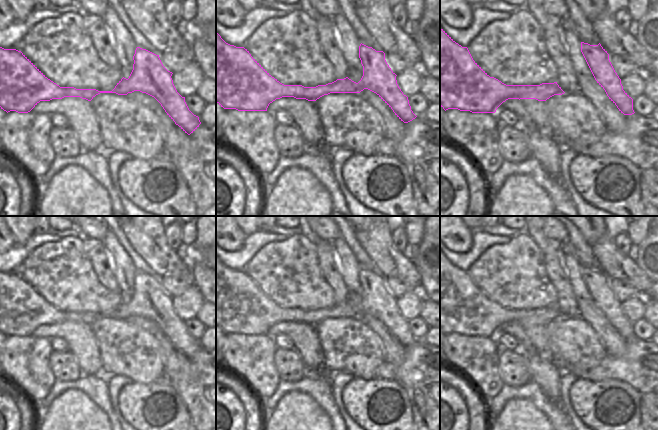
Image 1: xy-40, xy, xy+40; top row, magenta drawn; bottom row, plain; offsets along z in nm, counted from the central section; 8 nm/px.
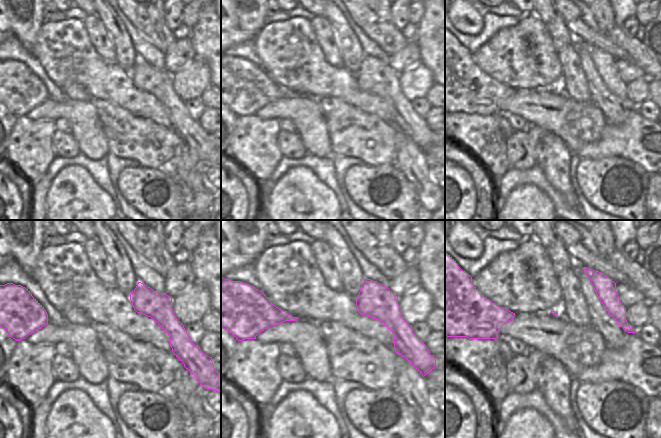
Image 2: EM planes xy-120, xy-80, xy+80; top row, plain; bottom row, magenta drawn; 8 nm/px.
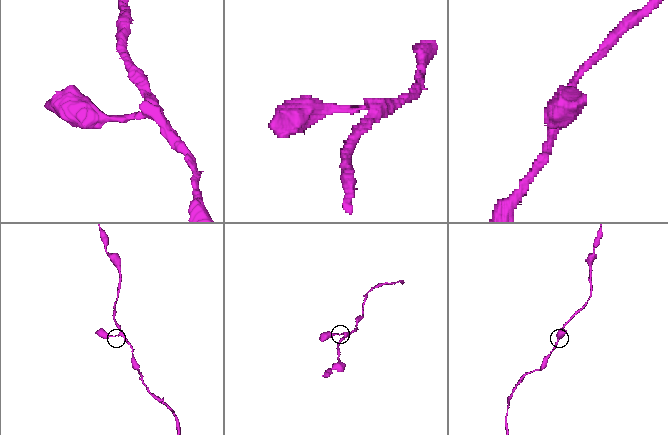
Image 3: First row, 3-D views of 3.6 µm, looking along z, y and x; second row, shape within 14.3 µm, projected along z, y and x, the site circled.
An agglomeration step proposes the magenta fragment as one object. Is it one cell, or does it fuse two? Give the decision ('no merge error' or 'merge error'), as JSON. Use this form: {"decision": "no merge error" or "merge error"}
{"decision": "no merge error"}

